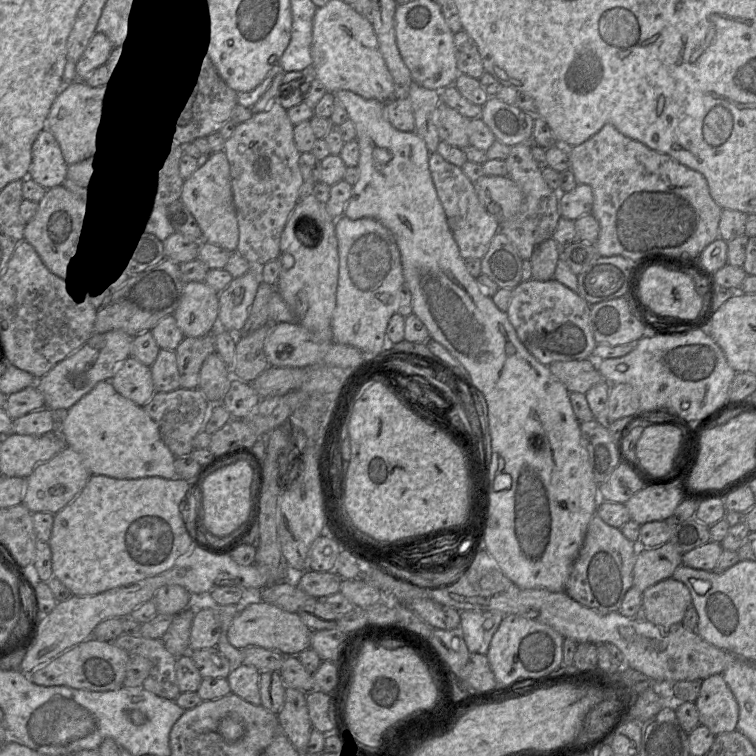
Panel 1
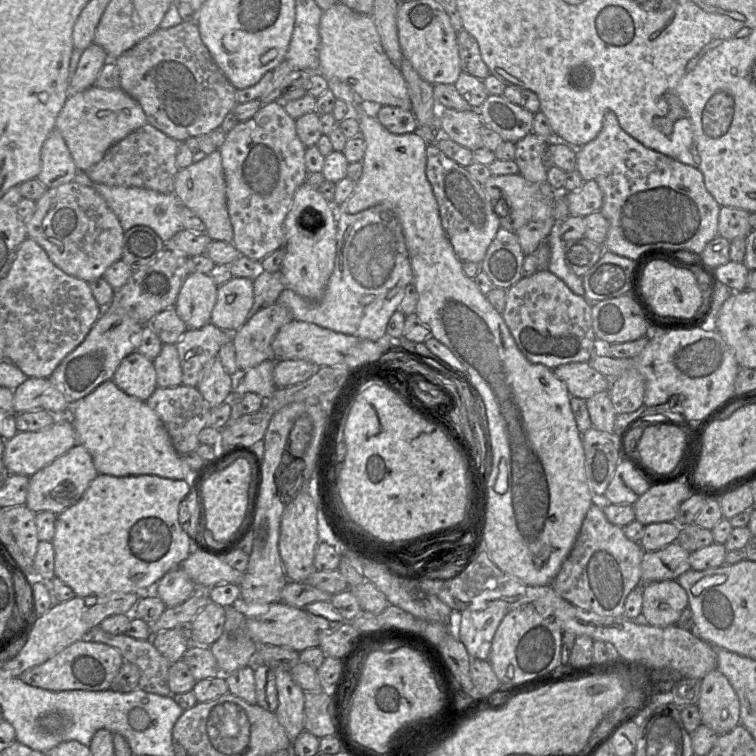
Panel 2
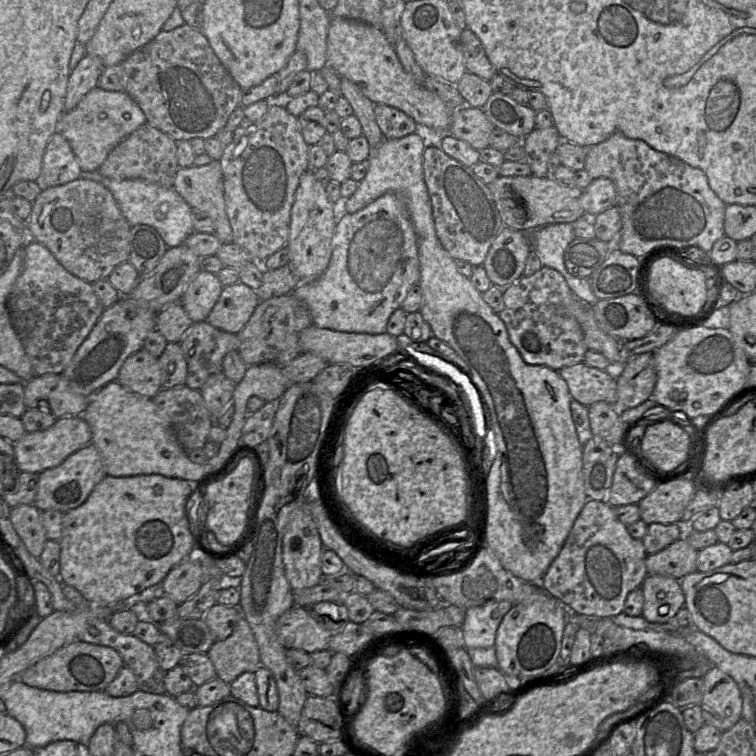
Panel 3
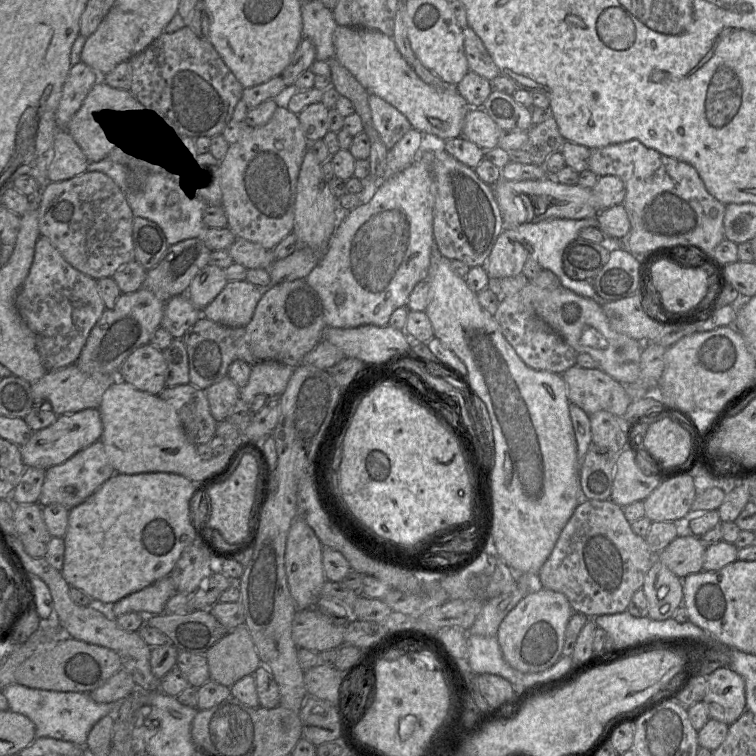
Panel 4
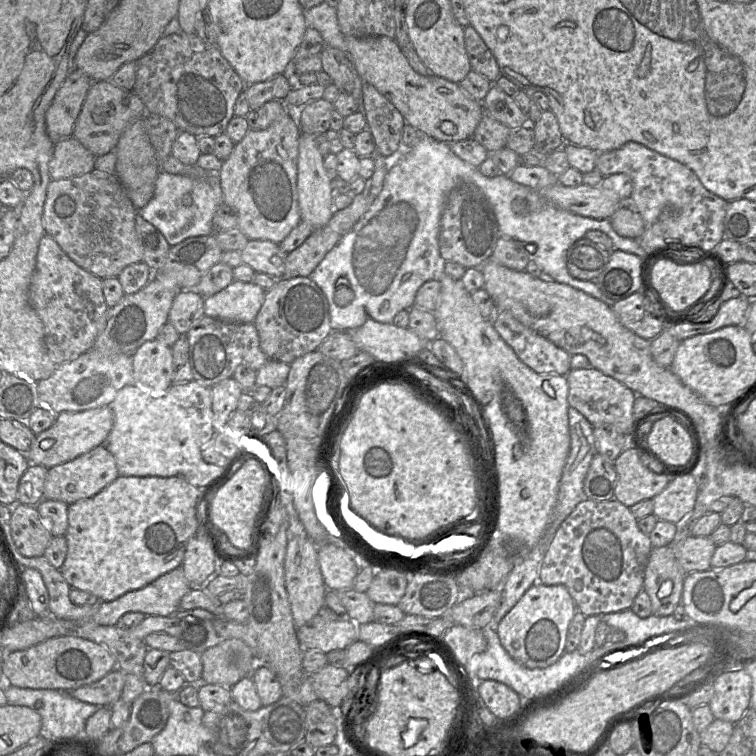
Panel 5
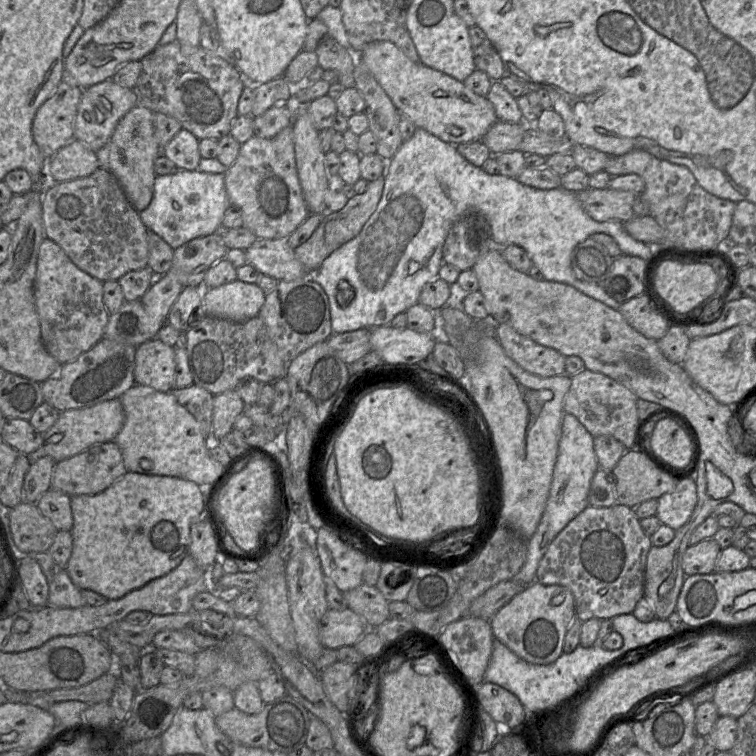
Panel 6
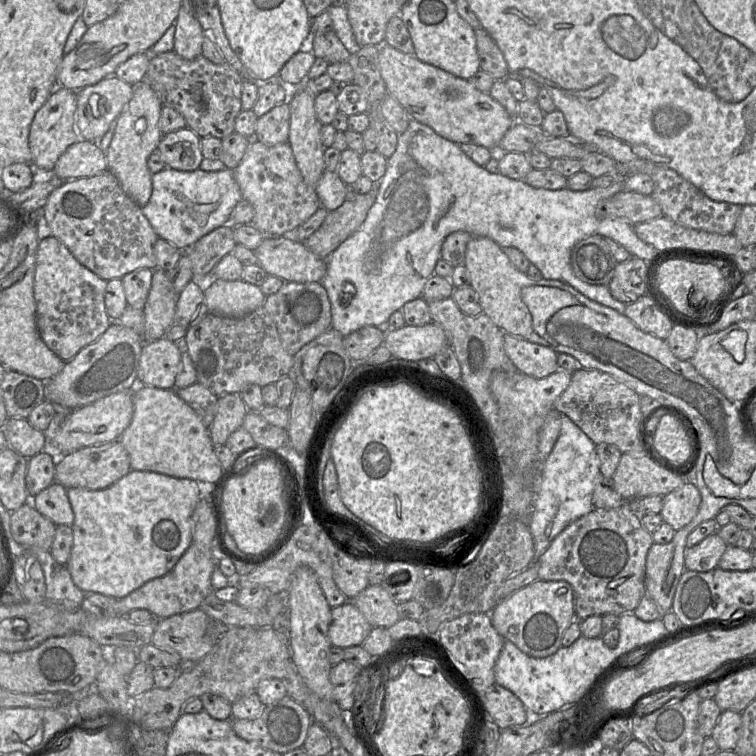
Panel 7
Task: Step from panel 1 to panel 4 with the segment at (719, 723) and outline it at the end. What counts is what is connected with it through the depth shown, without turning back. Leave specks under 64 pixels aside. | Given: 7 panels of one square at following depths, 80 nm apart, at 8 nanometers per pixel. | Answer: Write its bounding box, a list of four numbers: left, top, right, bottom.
[703,666,747,724]

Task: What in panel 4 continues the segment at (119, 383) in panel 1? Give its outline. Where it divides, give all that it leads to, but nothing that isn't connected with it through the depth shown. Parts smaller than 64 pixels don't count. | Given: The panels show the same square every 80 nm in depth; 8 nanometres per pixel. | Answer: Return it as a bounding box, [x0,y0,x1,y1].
[118,343,166,395]

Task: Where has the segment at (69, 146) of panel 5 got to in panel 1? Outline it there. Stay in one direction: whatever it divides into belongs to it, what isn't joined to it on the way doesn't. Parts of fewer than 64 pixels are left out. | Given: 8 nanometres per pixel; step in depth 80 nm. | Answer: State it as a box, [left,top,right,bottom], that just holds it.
[29,130,68,189]

